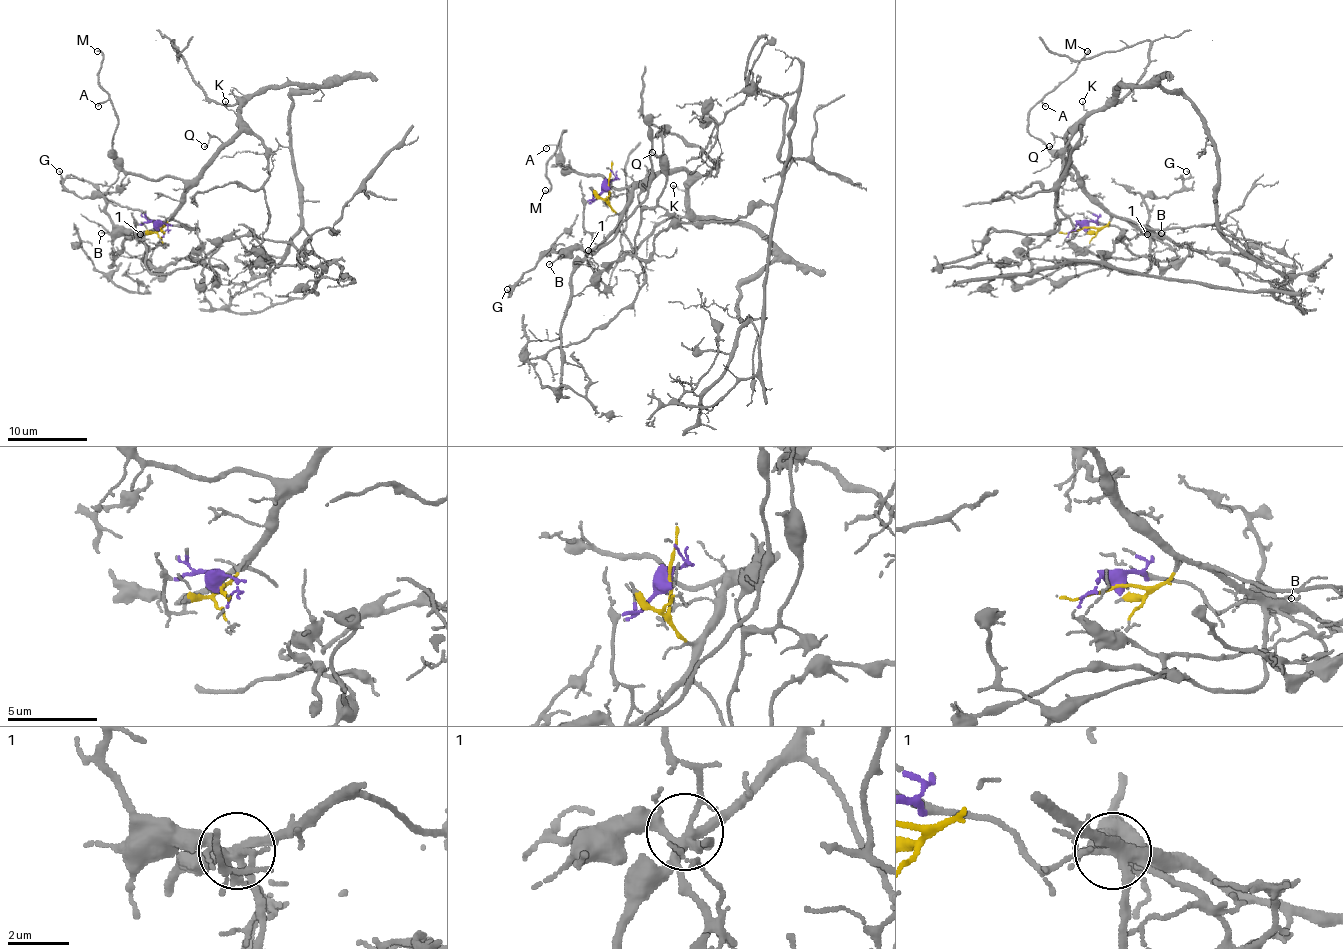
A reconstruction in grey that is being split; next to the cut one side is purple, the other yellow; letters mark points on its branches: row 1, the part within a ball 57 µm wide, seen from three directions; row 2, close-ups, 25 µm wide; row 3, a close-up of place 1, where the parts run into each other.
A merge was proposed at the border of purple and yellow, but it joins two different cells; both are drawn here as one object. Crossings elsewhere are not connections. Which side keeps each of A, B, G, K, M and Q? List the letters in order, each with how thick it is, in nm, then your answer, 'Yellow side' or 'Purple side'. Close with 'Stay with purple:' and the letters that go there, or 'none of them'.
A: Thickness 90 nm. Yellow side
B: Thickness 110 nm. Purple side
G: Thickness 80 nm. Purple side
K: Thickness 100 nm. Yellow side
M: Thickness 160 nm. Yellow side
Q: Thickness 90 nm. Yellow side
Stay with purple: B, G

